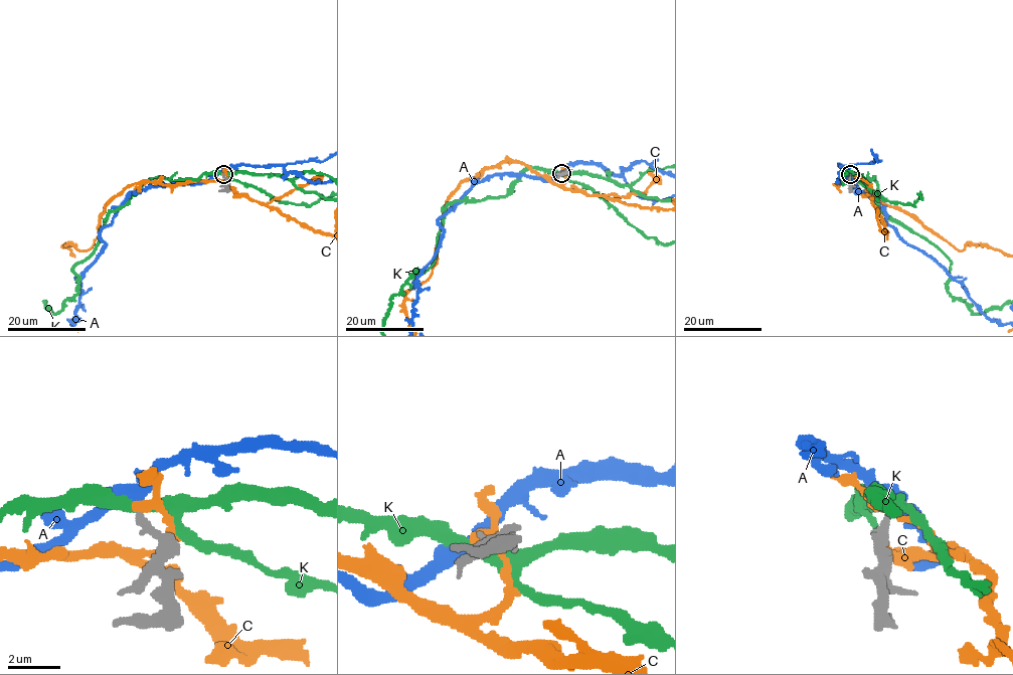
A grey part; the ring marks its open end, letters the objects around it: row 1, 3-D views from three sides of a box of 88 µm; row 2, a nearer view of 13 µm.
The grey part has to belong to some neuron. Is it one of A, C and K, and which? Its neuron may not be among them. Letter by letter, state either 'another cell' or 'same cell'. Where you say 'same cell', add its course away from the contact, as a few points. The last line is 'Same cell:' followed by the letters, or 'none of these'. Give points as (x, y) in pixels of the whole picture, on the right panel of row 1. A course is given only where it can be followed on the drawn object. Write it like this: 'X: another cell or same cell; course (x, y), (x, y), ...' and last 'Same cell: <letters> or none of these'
A: same cell
C: another cell
K: another cell
Same cell: A

